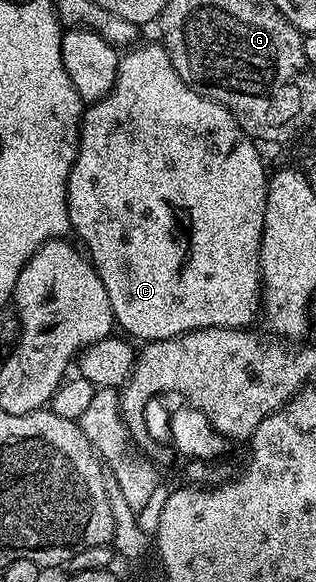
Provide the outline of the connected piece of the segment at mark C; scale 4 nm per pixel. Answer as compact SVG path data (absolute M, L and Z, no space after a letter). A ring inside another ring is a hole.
M159 42L143 43L121 54L114 89L110 89L110 93L98 102L85 106L84 118L80 120L80 144L68 178L68 221L71 230L74 235L76 231L75 238L82 244L87 258L100 274L102 285L106 285L112 318L115 326L125 331L121 331L125 336L133 340L151 341L211 327L247 328L251 324L248 322L255 315L257 318L262 311L260 242L266 213L269 172L264 172L264 159L256 148L259 147L257 140L243 131L234 116L213 99L202 97L194 89L187 87L182 77L178 77L164 46Z

